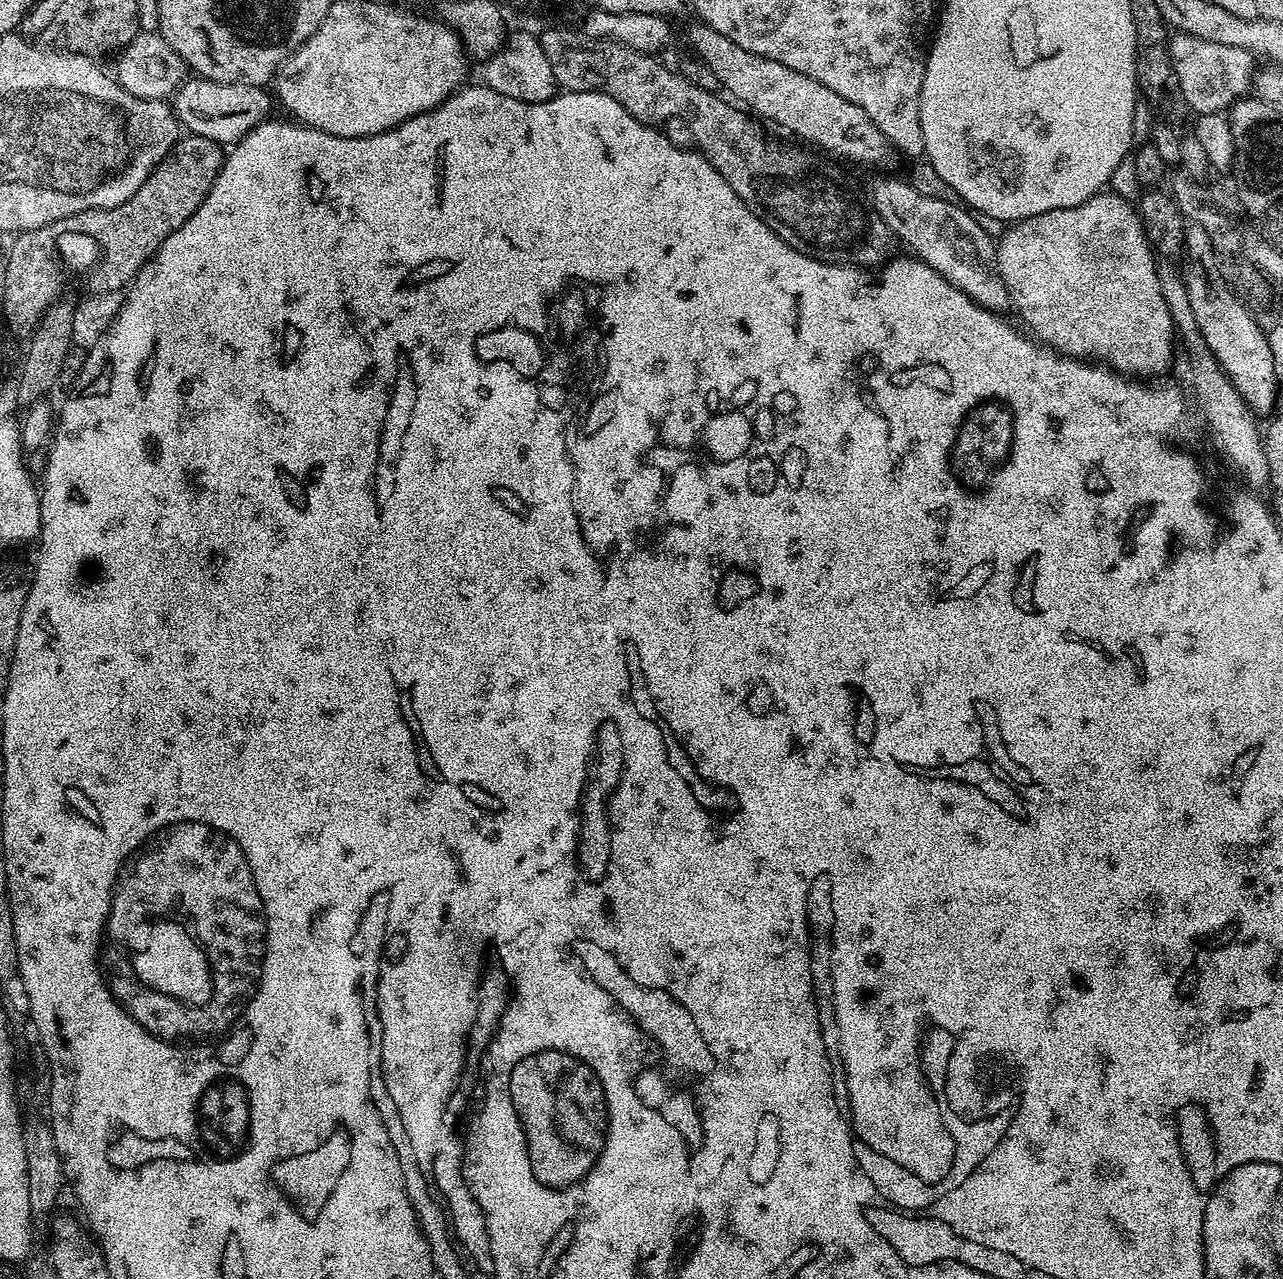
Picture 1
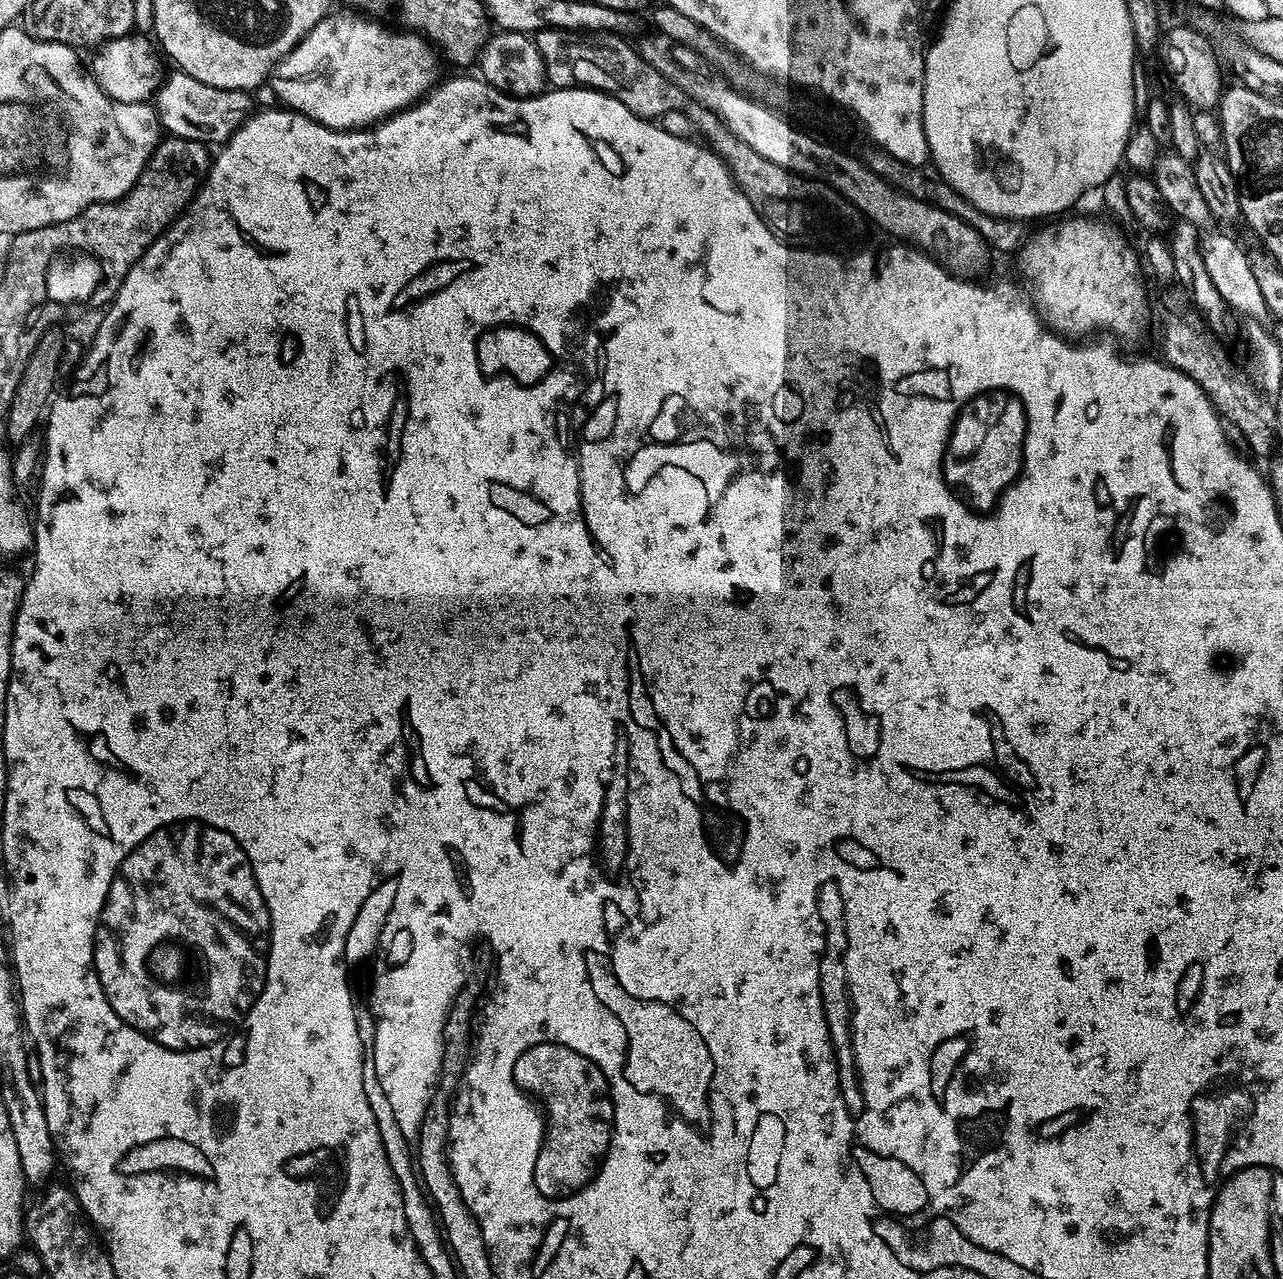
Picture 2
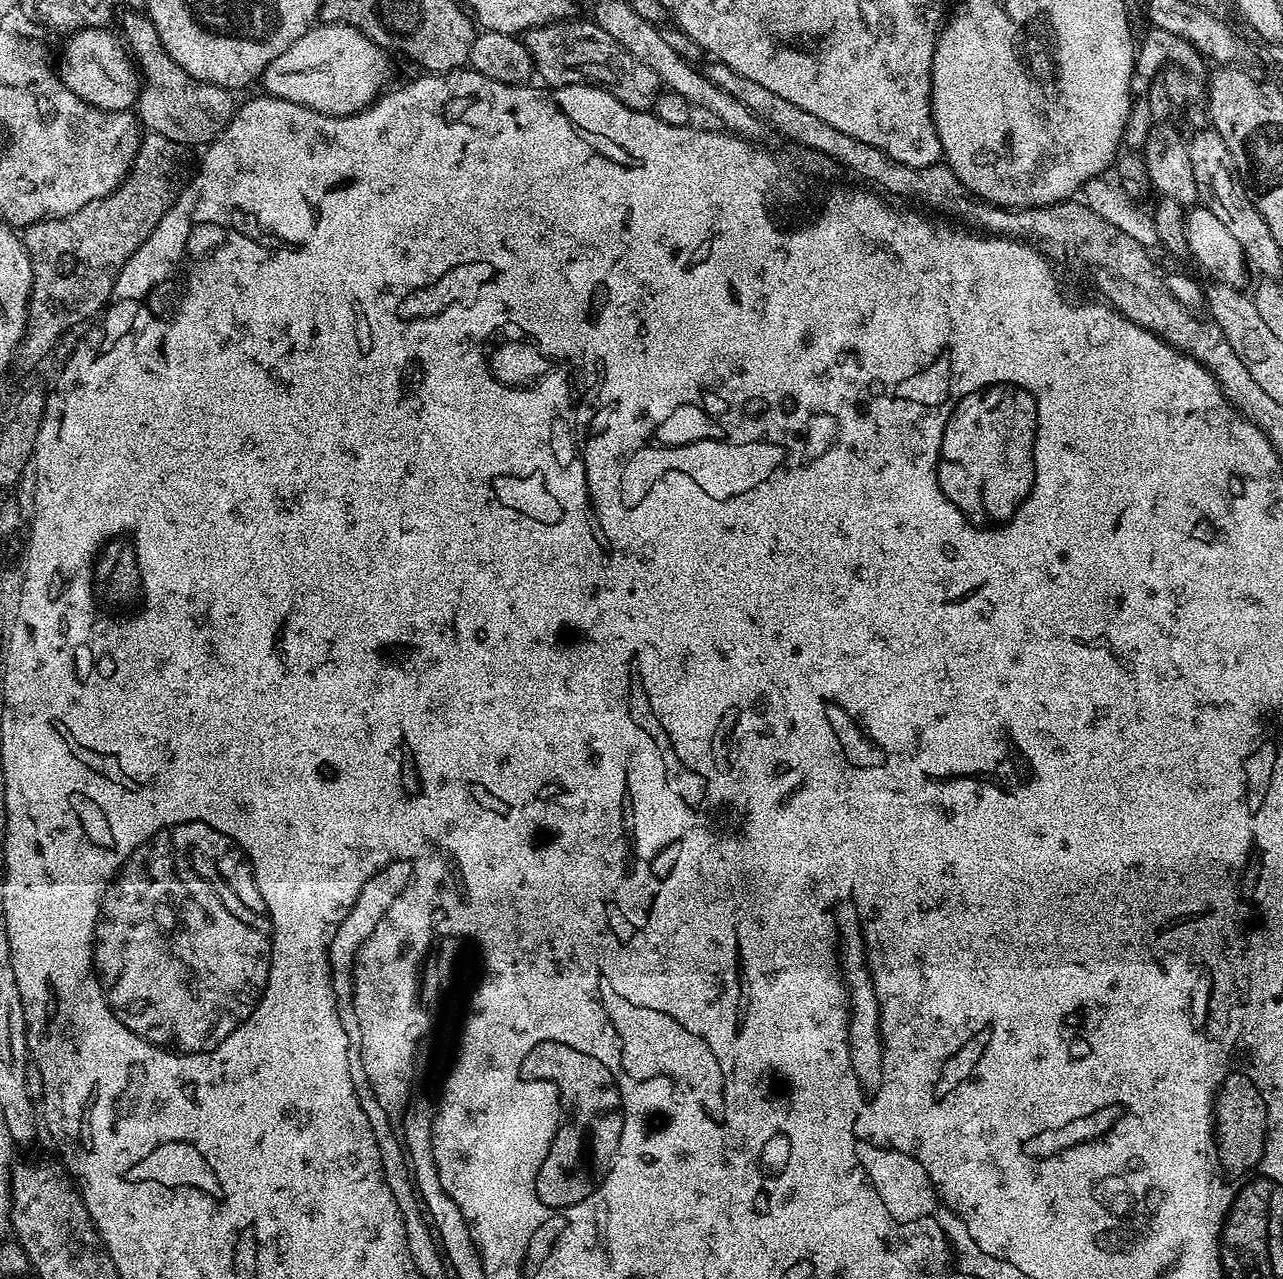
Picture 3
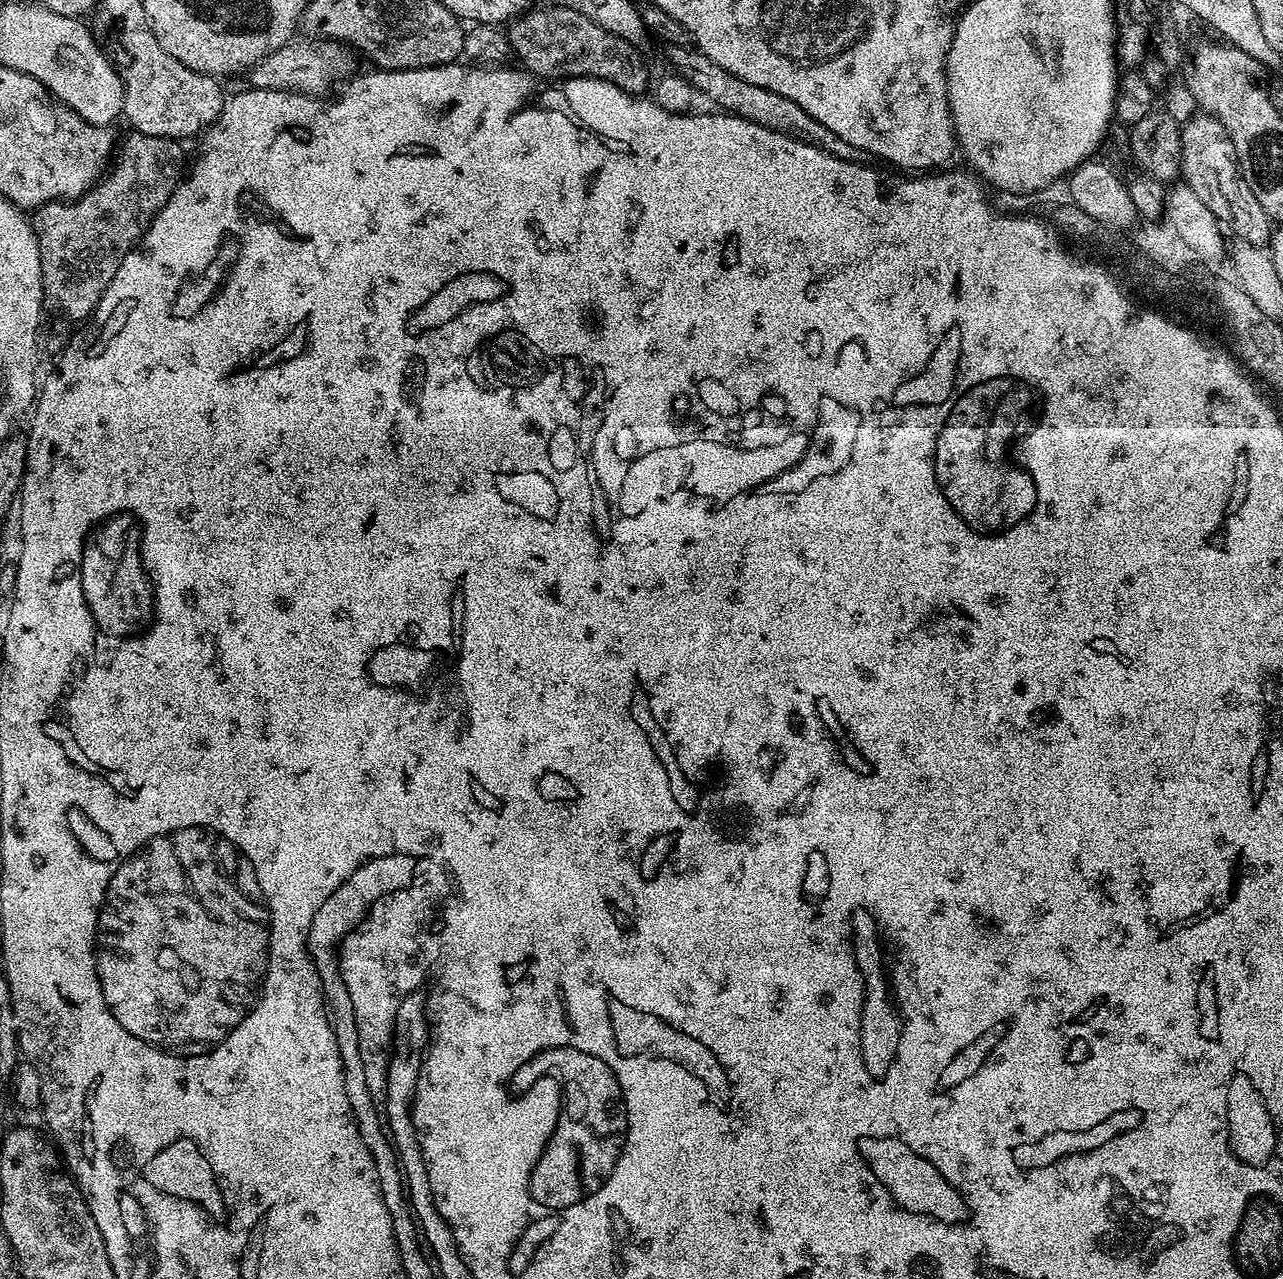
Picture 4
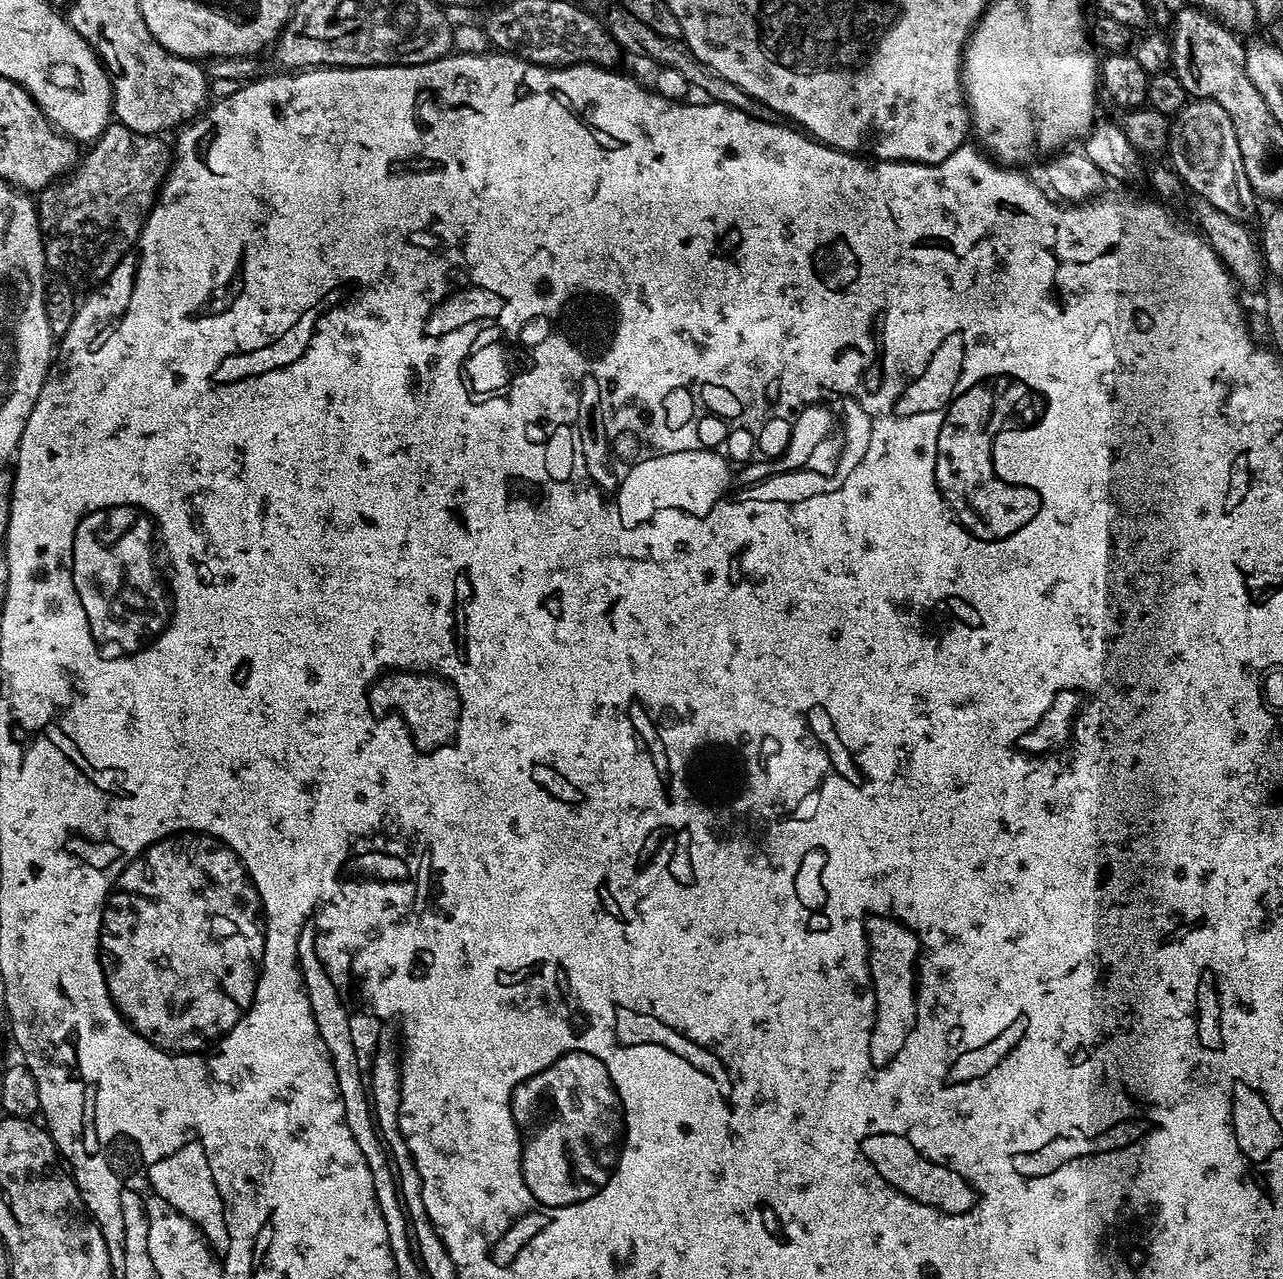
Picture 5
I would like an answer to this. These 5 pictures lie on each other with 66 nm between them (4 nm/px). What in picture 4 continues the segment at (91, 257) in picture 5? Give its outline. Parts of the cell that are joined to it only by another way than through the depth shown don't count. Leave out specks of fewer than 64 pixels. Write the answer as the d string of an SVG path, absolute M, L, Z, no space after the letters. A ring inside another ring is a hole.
M137 135L135 139L133 144L124 139L119 141L118 151L115 153L110 171L97 180L88 191L71 202L44 204L35 209L31 217L32 229L40 247L40 265L44 276L56 276L56 272L48 272L48 264L52 264L48 256L60 256L60 288L51 293L51 303L53 300L61 308L59 311L65 317L76 322L87 321L95 312L100 296L106 290L106 286L110 286L110 278L114 278L122 258L139 244L145 227L151 224L152 217L172 197L177 184L182 179L180 167L184 164L184 152L177 141L169 140L166 136ZM72 256L88 256L88 260L80 260L80 264L72 264Z

